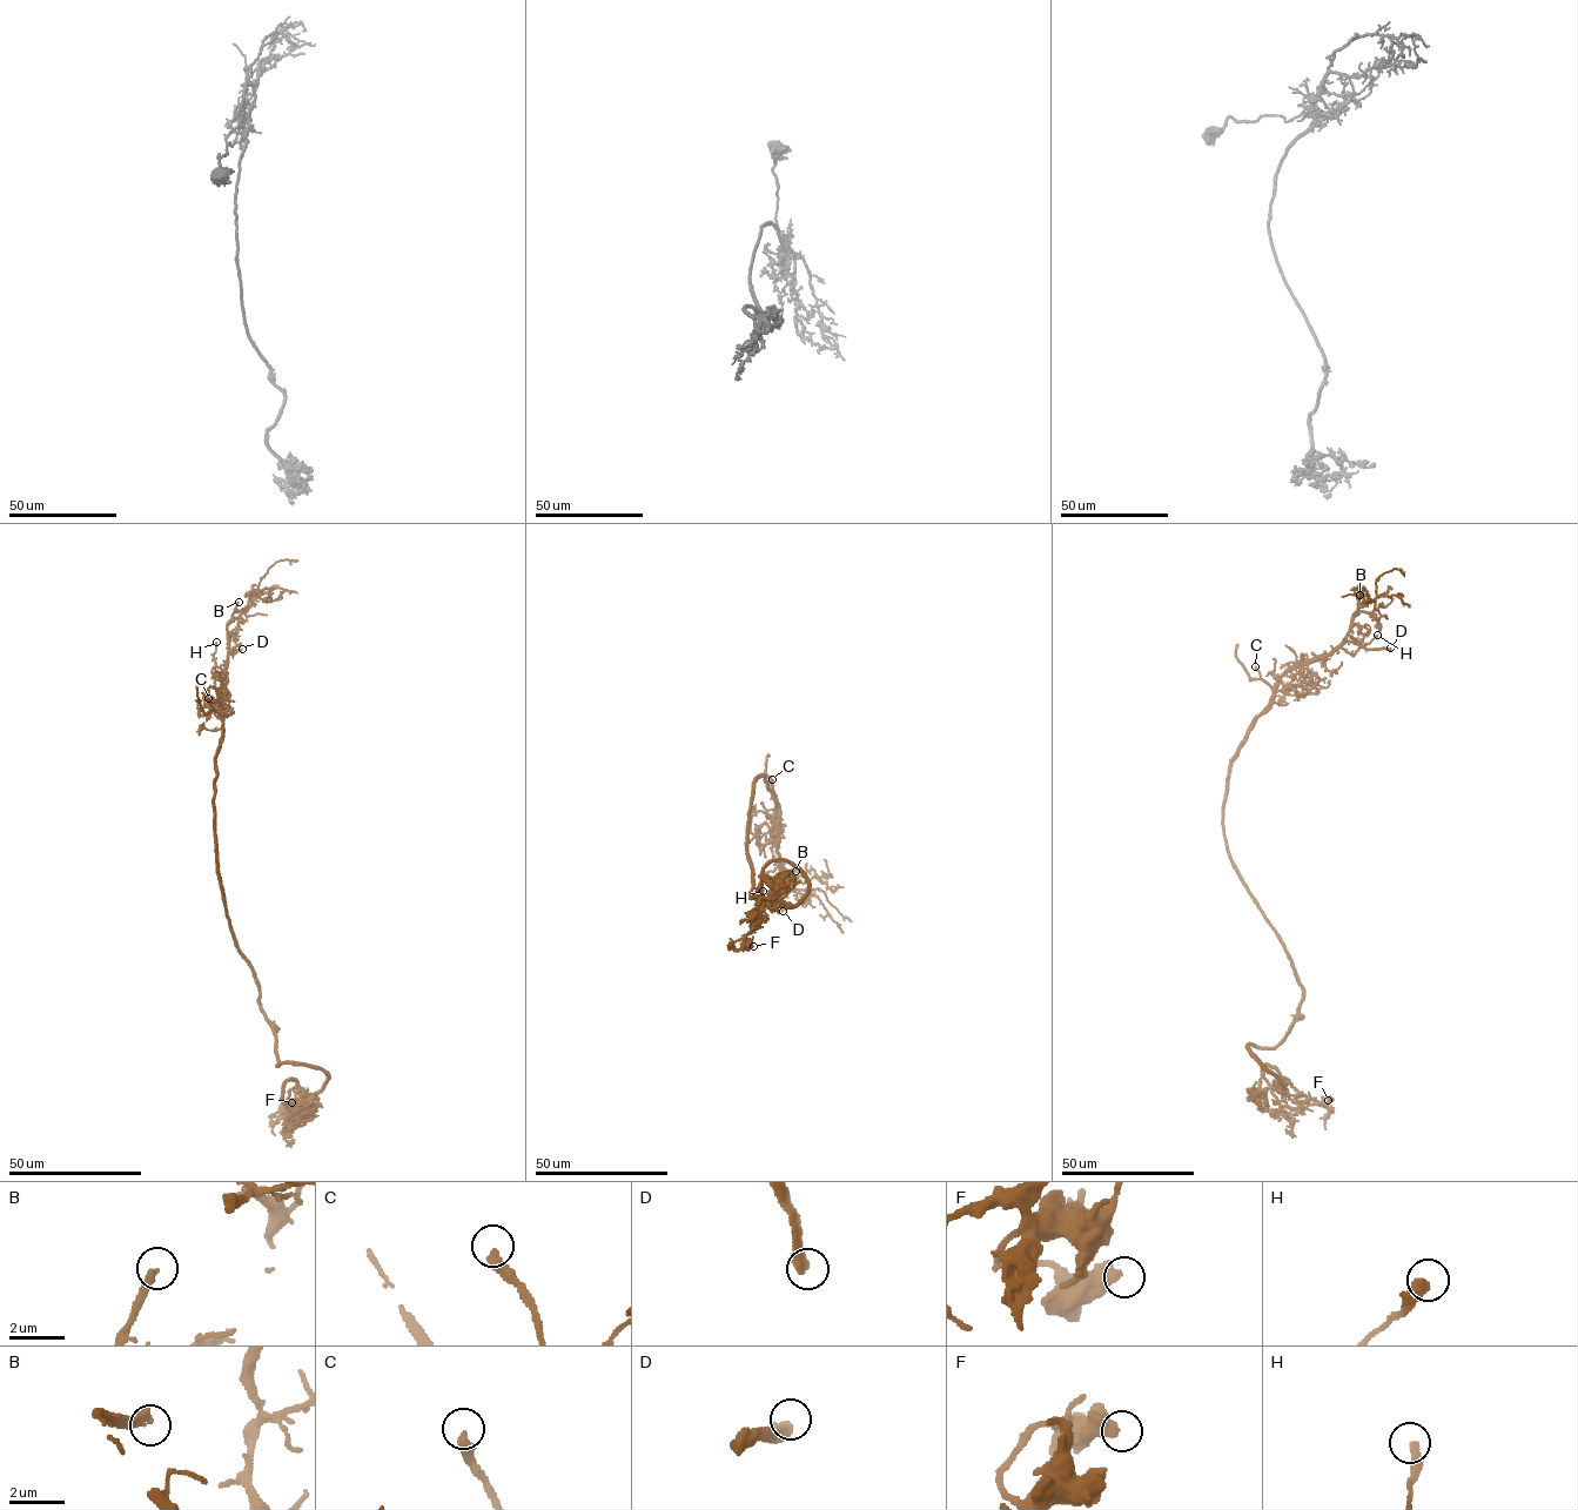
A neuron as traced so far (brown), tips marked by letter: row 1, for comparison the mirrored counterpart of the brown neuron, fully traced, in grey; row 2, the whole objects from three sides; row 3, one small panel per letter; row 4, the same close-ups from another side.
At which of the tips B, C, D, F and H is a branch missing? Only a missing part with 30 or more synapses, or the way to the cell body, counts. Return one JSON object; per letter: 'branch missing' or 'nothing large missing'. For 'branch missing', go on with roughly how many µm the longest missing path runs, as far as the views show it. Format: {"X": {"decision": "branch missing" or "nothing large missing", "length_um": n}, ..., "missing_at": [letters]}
{"B": {"decision": "branch missing", "length_um": 40}, "C": {"decision": "nothing large missing"}, "D": {"decision": "branch missing", "length_um": 60}, "F": {"decision": "nothing large missing"}, "H": {"decision": "nothing large missing"}, "missing_at": ["B", "D"]}

